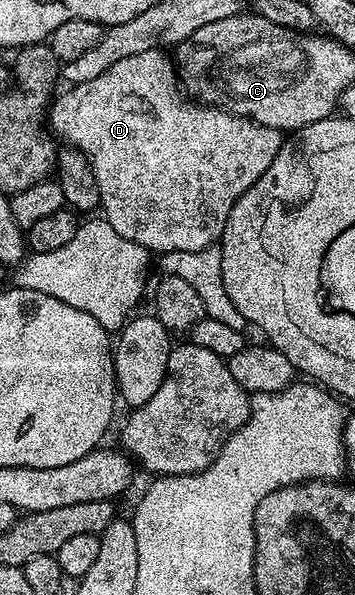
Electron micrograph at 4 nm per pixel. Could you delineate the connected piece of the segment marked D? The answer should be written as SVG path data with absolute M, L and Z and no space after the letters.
M164 49L152 50L139 52L139 56L127 56L127 60L119 60L119 64L114 64L111 68L107 68L107 72L95 76L95 80L87 80L87 84L65 88L61 95L58 93L52 99L47 113L48 129L58 139L61 137L66 147L83 152L87 156L95 172L95 180L99 180L100 209L103 211L105 221L111 224L111 228L115 228L115 232L119 232L119 236L139 244L157 256L167 252L199 252L203 248L220 243L221 233L227 224L227 216L231 216L231 208L235 208L239 196L243 196L243 192L247 192L247 188L251 188L251 184L255 184L255 180L259 180L259 176L263 176L267 168L271 168L271 160L275 160L283 141L280 130L267 128L263 124L252 122L249 118L241 118L238 114L218 110L215 106L198 104L190 100L179 89L174 59L170 55L168 58L165 54L168 53Z

